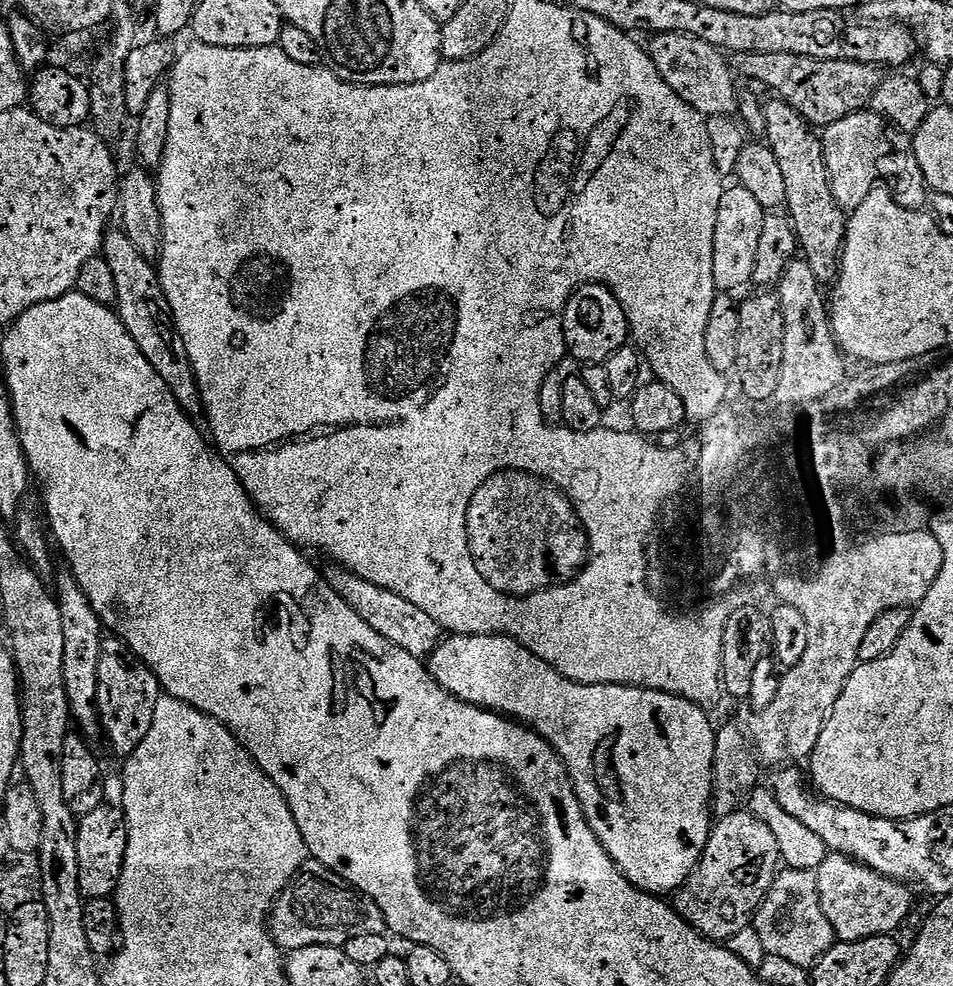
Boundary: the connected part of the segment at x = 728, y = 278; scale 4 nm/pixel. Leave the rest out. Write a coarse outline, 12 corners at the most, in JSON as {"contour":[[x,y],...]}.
{"contour":[[725,187],[714,230],[717,293],[752,275],[766,209]]}

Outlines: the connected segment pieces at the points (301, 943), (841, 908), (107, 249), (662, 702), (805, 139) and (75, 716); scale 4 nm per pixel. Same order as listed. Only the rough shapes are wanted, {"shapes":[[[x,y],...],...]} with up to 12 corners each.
{"shapes":[[[309,859],[273,904],[281,949],[385,934],[374,898]],[[837,852],[815,869],[837,941],[895,933],[909,885]],[[105,231],[115,311],[189,414],[200,387],[160,273],[126,232]],[[449,635],[437,685],[538,733],[636,888],[674,894],[714,823],[717,729]],[[779,98],[766,145],[783,173],[799,251],[837,279],[847,211],[830,190],[821,137]],[[71,571],[55,573],[71,719],[102,740],[96,708],[106,629]]]}

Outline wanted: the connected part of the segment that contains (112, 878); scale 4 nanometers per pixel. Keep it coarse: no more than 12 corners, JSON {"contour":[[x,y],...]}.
{"contour":[[123,807],[78,820],[85,901],[115,893],[128,845]]}

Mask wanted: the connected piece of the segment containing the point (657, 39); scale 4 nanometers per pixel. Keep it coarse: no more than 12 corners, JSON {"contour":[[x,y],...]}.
{"contour":[[681,32],[646,51],[670,90],[705,117],[737,115],[725,53]]}

